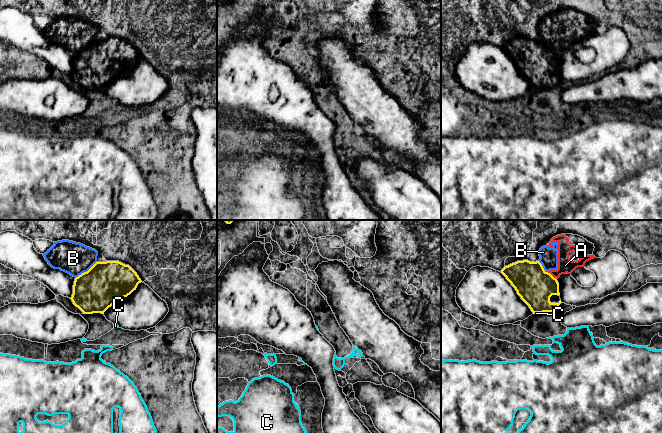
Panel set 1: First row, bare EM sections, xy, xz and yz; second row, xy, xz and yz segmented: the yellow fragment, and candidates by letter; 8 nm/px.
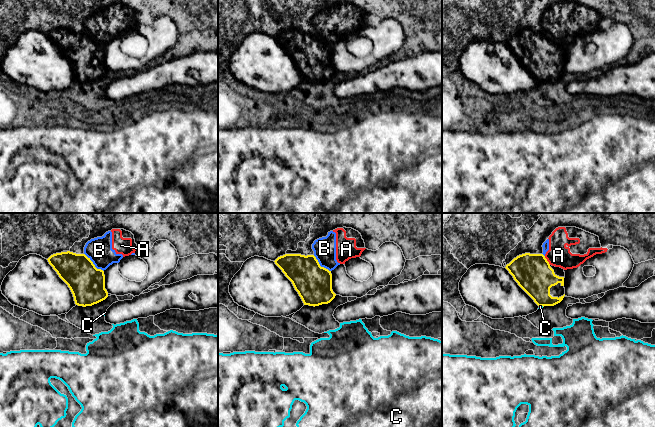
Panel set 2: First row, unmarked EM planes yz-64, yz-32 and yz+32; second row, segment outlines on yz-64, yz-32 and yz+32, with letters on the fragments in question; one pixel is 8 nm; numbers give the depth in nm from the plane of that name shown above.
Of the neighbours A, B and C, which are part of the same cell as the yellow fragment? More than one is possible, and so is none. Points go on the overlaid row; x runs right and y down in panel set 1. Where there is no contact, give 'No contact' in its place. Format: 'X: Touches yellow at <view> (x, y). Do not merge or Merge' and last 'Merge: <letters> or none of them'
A: Touches yellow at yz (551, 275). Do not merge
B: Touches yellow at xy (87, 271). Do not merge
C: Touches yellow at yz (538, 312). Do not merge
Merge: none of them

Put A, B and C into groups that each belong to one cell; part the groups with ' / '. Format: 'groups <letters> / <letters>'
groups A B / C

